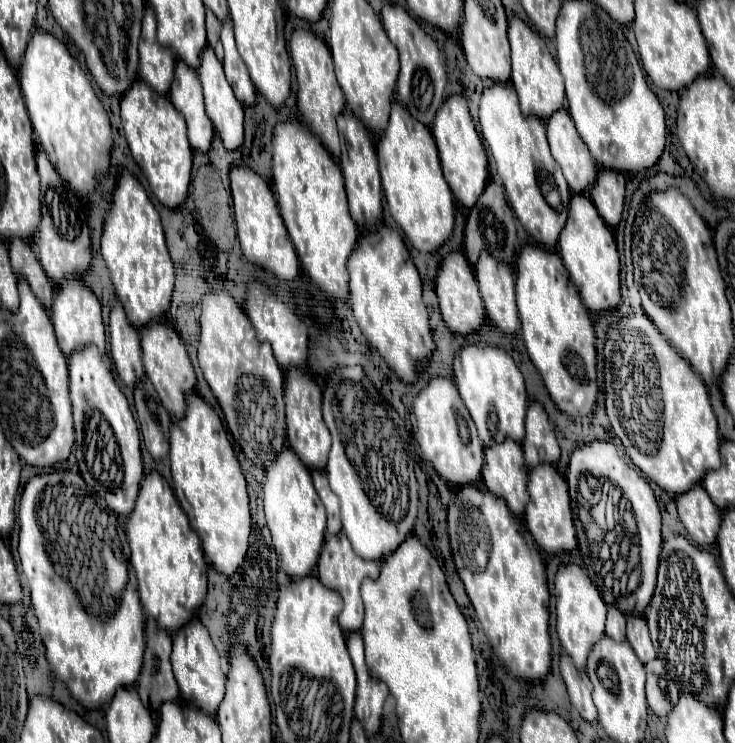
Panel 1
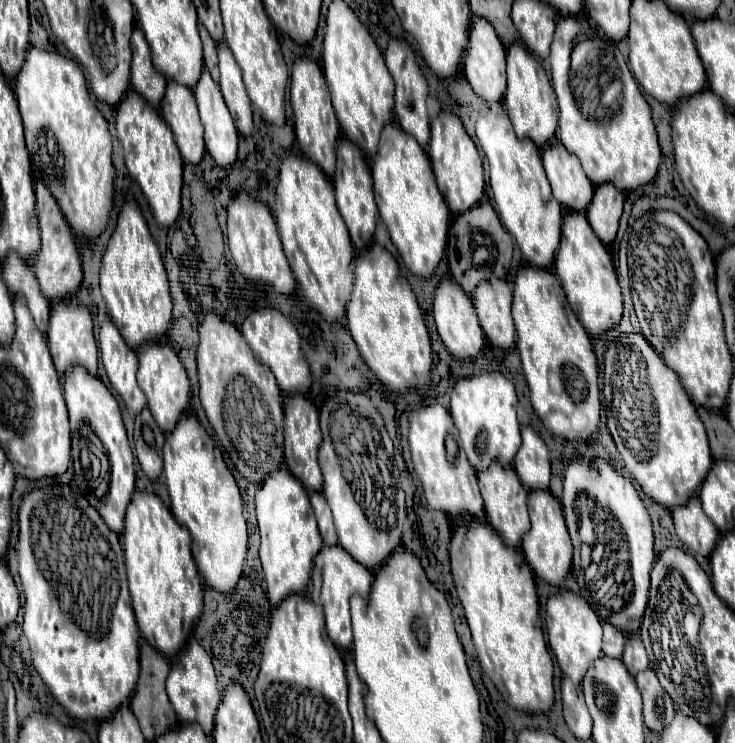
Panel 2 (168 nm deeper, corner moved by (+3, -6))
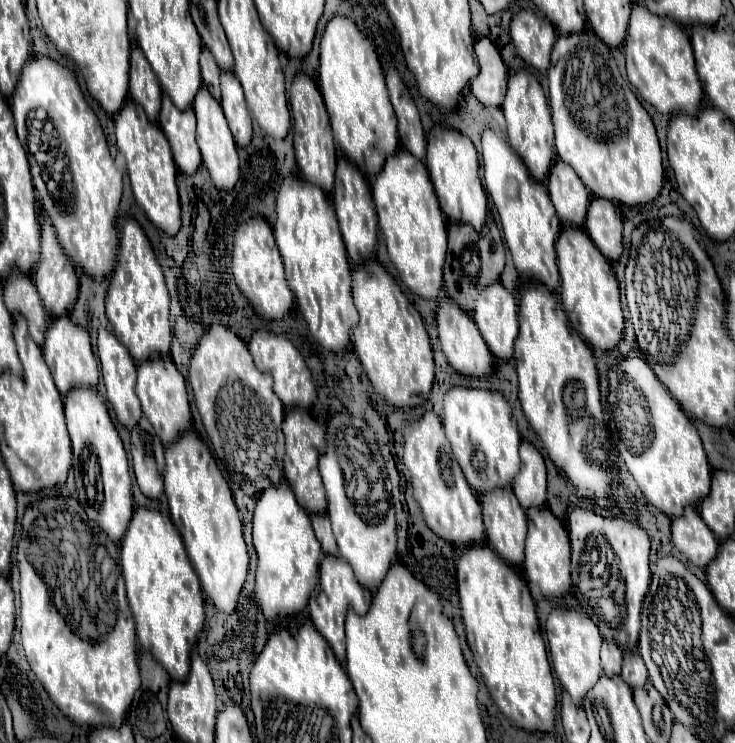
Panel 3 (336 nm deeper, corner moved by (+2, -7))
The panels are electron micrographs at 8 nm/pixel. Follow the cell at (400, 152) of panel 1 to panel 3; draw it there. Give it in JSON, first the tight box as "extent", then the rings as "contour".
{"extent":[372,150,446,298],"contour":[[[408,150],[388,156],[382,172],[372,182],[372,196],[386,238],[390,260],[402,282],[422,298],[436,298],[442,290],[442,266],[446,256],[446,224],[436,200],[426,166]]]}

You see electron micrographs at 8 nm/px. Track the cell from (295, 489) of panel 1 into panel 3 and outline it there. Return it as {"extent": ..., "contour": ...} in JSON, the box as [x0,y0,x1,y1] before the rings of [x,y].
{"extent":[254,480,320,622],"contour":[[[282,480],[278,486],[272,486],[260,494],[254,508],[254,548],[258,552],[258,568],[256,568],[256,598],[262,606],[266,620],[276,622],[280,616],[292,620],[298,612],[302,612],[308,604],[310,594],[318,584],[318,562],[320,562],[320,542],[312,532],[310,516],[300,504],[296,504],[296,496],[288,482]]]}

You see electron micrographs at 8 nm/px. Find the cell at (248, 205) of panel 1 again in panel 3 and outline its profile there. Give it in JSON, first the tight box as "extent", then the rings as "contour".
{"extent":[232,216,294,320],"contour":[[[262,216],[256,220],[246,220],[234,232],[234,248],[232,248],[232,272],[240,292],[250,300],[250,304],[264,318],[276,320],[282,318],[294,304],[292,290],[288,288],[284,276],[284,264],[280,260],[280,252],[276,248],[276,238],[272,236],[272,226]]]}

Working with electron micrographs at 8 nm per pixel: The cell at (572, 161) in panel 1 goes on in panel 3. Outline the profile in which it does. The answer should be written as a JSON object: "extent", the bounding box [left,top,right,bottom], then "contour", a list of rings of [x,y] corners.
{"extent":[546,160,590,226],"contour":[[[554,160],[546,188],[562,224],[582,226],[590,204],[590,192],[574,168],[562,160]]]}

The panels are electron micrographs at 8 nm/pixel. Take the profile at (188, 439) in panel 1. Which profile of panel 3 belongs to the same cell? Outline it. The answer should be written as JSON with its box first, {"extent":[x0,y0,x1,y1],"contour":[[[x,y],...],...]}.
{"extent":[164,432,248,612],"contour":[[[184,432],[176,444],[166,446],[164,490],[170,504],[170,518],[184,538],[188,558],[200,578],[204,594],[220,612],[234,612],[248,574],[248,550],[242,534],[242,520],[228,482],[212,452],[196,432]]]}

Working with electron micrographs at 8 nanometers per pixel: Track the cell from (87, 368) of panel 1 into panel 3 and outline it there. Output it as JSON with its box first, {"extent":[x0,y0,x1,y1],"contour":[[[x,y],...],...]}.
{"extent":[64,388,134,542],"contour":[[[76,388],[76,392],[68,392],[68,396],[64,398],[64,414],[74,452],[72,470],[76,476],[78,500],[84,506],[88,518],[96,520],[100,528],[110,536],[110,540],[120,542],[128,528],[128,520],[132,518],[134,504],[130,466],[118,430],[108,414],[102,396],[92,388]]]}

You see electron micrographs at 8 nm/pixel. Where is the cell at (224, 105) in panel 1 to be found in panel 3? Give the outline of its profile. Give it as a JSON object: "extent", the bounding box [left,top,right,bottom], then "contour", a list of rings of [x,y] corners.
{"extent":[194,86,238,190],"contour":[[[206,86],[200,88],[200,92],[196,94],[194,100],[194,112],[198,118],[198,146],[202,150],[202,164],[210,170],[212,182],[222,188],[222,190],[230,190],[236,184],[236,166],[238,166],[238,152],[236,152],[236,142],[234,136],[228,128],[228,122],[224,118],[224,112],[220,108],[220,102],[208,92]]]}

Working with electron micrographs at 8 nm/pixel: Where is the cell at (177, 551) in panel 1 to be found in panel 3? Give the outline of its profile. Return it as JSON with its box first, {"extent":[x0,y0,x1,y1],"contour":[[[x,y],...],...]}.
{"extent":[120,506,204,680],"contour":[[[146,506],[136,508],[122,540],[120,564],[136,620],[138,644],[154,654],[172,680],[186,680],[190,652],[204,626],[204,594],[170,516]]]}

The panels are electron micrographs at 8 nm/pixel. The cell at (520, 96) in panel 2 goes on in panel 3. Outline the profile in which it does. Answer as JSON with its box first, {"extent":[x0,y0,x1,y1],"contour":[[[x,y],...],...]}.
{"extent":[502,68,554,180],"contour":[[[526,68],[514,70],[508,78],[508,94],[502,104],[506,122],[508,122],[508,140],[510,146],[522,156],[530,174],[536,180],[544,180],[552,162],[554,162],[554,128],[552,128],[552,112],[548,108],[548,98],[542,86],[532,84],[534,78]]]}

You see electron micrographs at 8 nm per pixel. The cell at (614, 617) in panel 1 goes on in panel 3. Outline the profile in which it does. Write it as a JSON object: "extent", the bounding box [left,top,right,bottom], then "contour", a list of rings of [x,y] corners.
{"extent":[602,640,622,676],"contour":[[[604,640],[602,642],[602,668],[604,668],[604,674],[608,674],[608,676],[620,674],[620,664],[622,664],[622,648],[614,640]]]}

